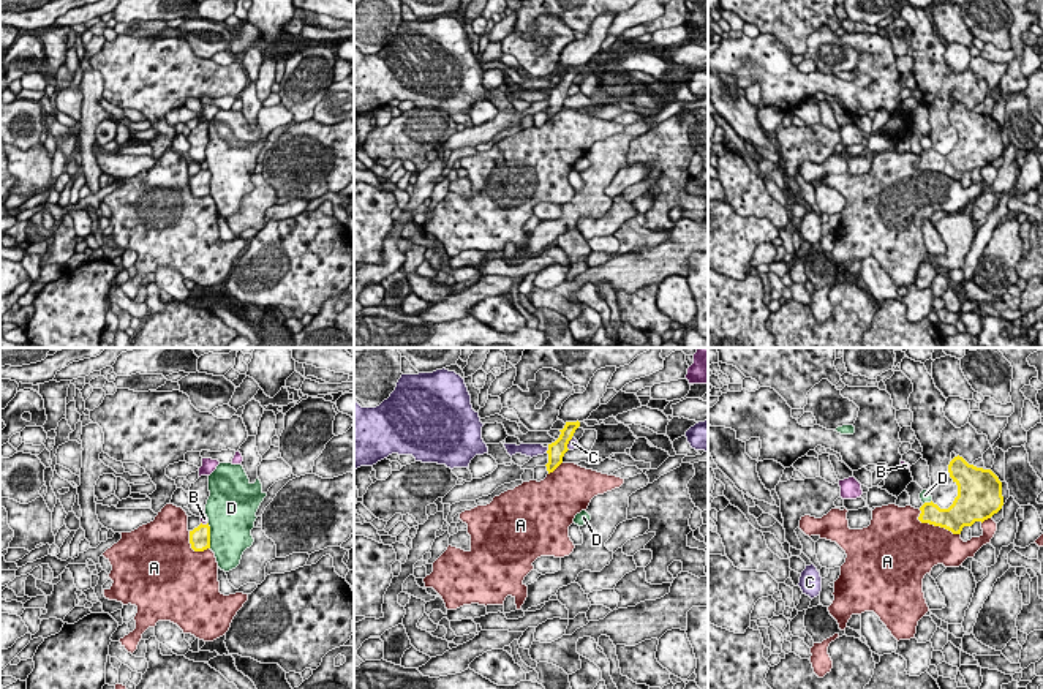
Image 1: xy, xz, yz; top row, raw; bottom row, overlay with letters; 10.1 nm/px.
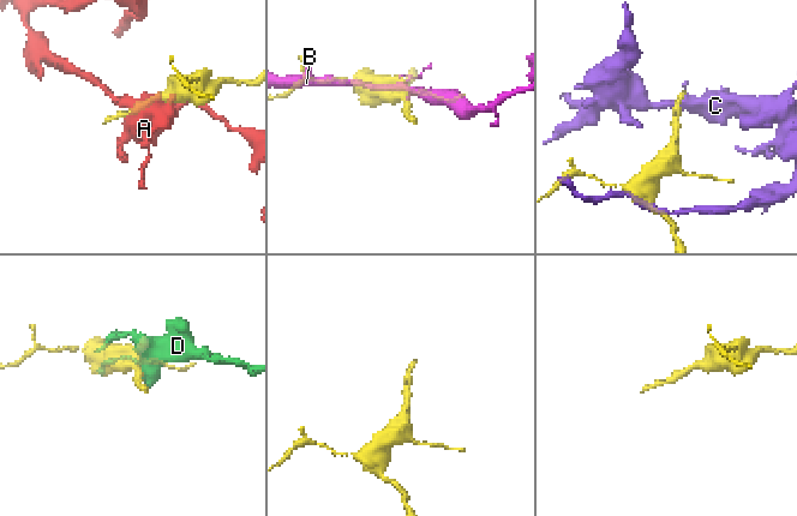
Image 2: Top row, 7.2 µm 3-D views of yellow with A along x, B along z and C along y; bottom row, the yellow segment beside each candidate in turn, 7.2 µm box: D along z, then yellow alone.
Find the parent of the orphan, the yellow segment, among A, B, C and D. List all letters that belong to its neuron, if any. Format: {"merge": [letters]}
{"merge": ["A"]}

